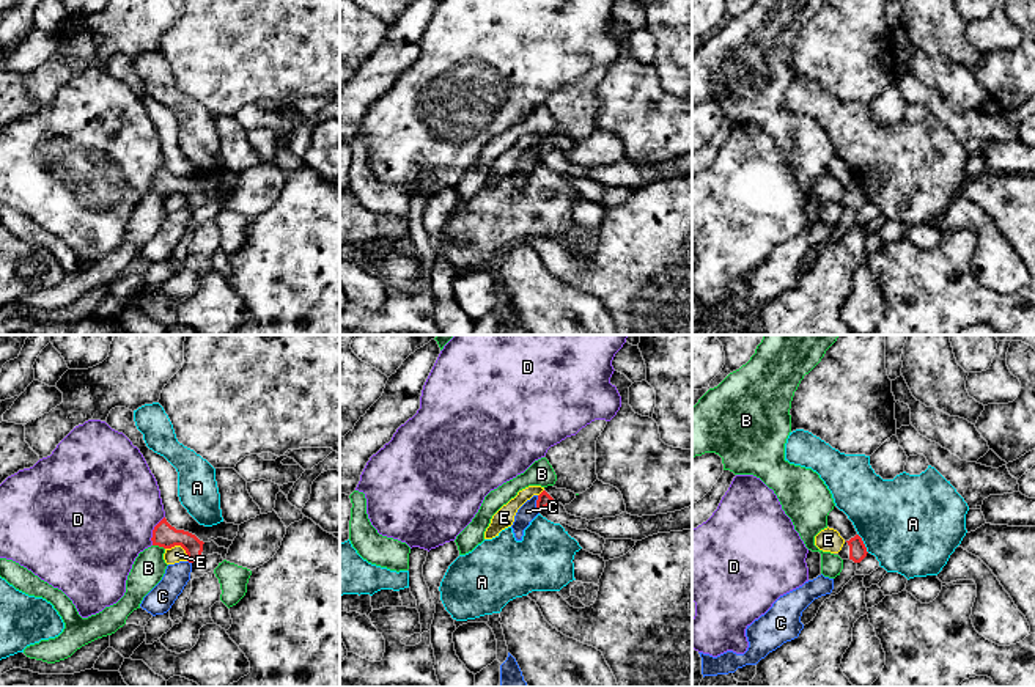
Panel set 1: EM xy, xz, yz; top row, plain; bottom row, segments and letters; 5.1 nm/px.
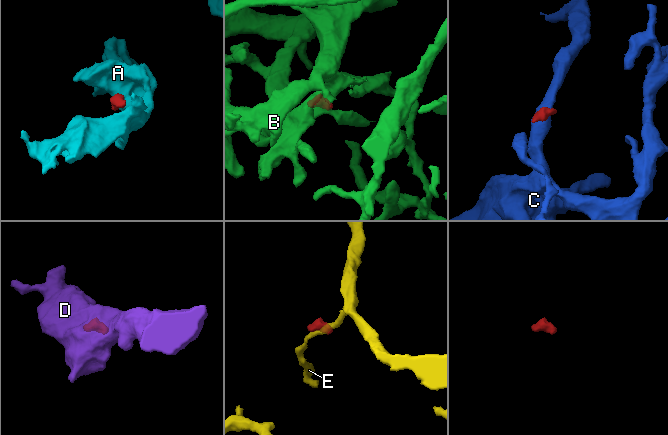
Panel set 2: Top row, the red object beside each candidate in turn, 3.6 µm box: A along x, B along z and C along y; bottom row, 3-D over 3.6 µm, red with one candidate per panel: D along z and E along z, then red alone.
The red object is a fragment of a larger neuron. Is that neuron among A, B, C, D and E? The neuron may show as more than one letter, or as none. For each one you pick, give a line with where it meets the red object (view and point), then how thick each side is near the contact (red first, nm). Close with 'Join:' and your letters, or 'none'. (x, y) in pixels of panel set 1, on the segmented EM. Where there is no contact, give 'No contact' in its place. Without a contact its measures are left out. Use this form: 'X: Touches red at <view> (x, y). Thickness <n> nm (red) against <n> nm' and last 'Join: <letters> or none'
Join: none

